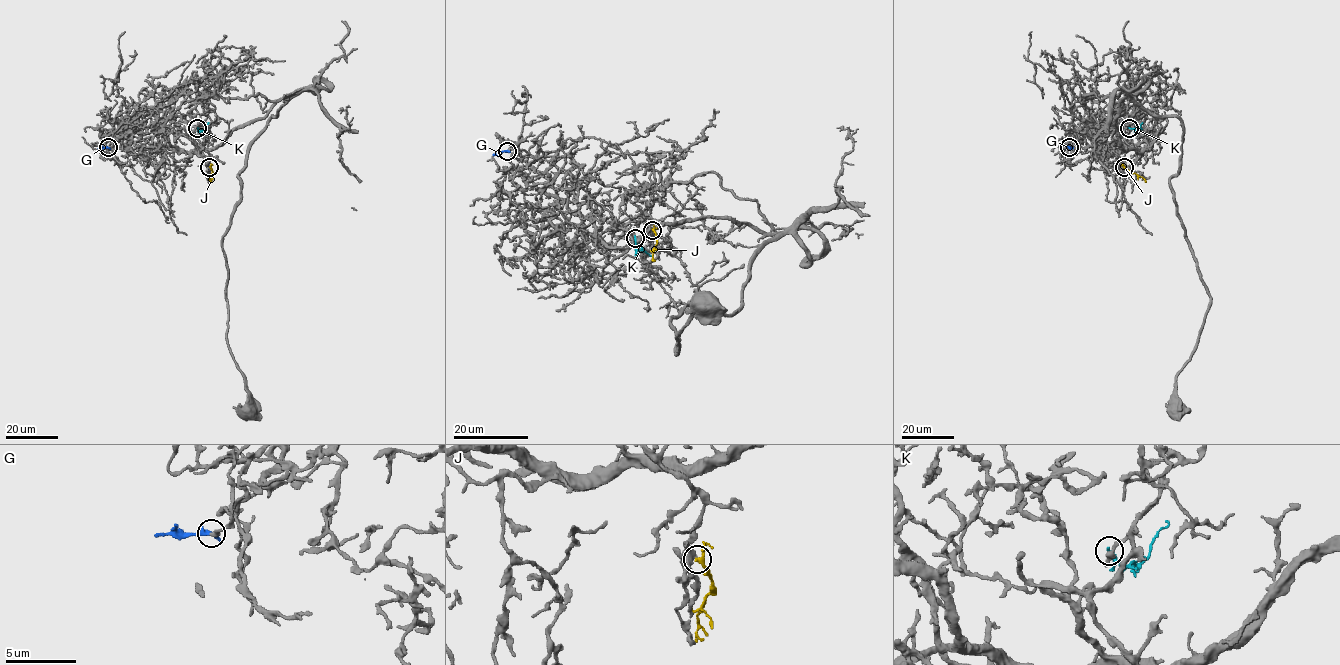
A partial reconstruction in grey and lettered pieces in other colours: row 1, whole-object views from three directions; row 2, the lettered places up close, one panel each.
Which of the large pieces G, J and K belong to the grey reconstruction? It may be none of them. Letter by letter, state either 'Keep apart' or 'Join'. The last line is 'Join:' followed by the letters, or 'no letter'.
G: Join
J: Keep apart
K: Keep apart
Join: G

